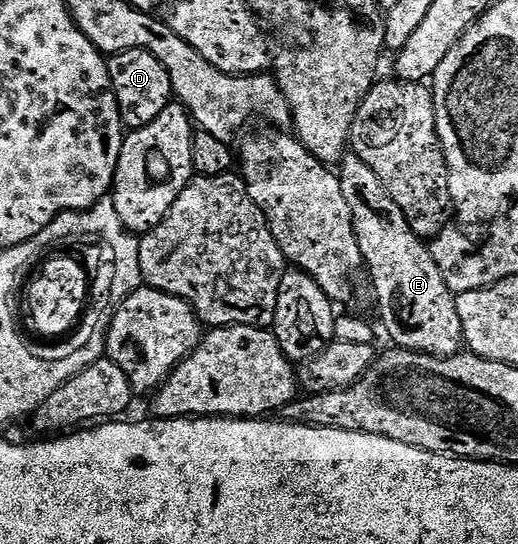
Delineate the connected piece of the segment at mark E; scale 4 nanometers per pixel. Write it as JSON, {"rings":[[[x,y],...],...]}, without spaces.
{"rings":[[[347,152],[340,160],[338,176],[342,183],[342,195],[350,207],[350,215],[354,223],[354,235],[358,239],[360,254],[364,260],[363,268],[372,276],[372,289],[376,292],[376,305],[380,308],[380,321],[388,332],[393,346],[409,349],[411,353],[425,353],[431,357],[452,357],[461,352],[464,345],[462,319],[458,319],[456,297],[446,287],[446,279],[442,279],[442,271],[438,271],[438,263],[434,263],[432,250],[410,227],[406,215],[402,215],[402,207],[390,199],[386,187],[382,187],[382,179],[362,163],[362,159],[354,152]]]}

